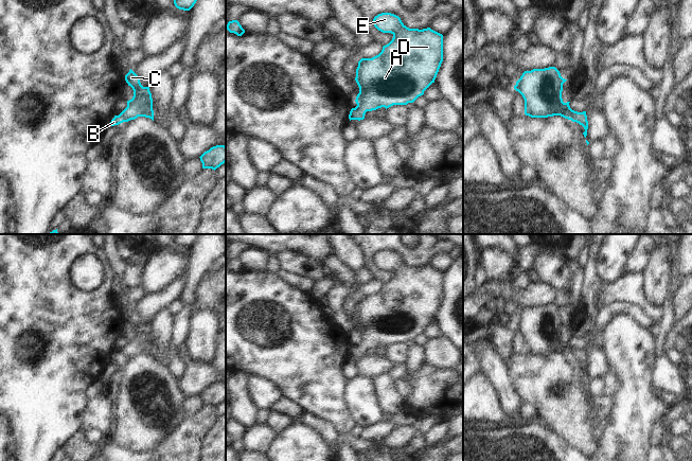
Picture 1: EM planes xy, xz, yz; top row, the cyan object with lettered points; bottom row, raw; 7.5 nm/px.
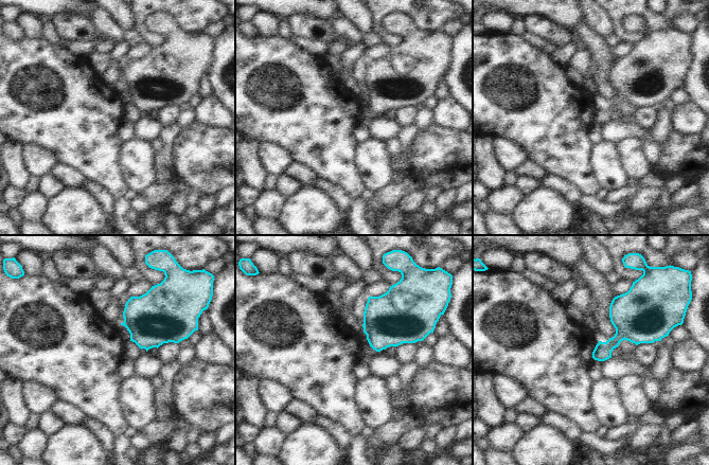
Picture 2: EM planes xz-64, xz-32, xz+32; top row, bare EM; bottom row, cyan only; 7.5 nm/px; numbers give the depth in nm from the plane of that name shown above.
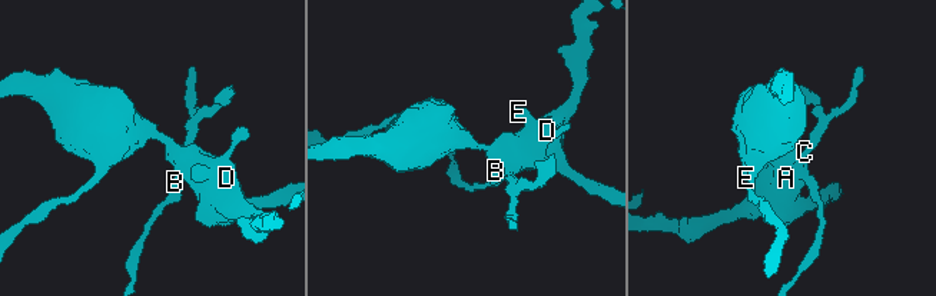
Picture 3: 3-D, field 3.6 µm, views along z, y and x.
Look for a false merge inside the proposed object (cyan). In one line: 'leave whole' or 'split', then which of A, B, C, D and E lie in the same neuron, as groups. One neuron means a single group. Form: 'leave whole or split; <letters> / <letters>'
leave whole; A B C D E

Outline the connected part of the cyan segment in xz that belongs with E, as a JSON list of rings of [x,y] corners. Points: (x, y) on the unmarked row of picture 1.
[[[382,250],[374,254],[374,264],[383,270],[391,270],[392,278],[383,284],[382,289],[372,296],[361,296],[356,306],[355,318],[359,324],[355,345],[349,352],[351,357],[363,357],[367,349],[393,342],[413,340],[434,320],[443,299],[443,272],[430,265],[409,266],[401,255],[391,250]]]

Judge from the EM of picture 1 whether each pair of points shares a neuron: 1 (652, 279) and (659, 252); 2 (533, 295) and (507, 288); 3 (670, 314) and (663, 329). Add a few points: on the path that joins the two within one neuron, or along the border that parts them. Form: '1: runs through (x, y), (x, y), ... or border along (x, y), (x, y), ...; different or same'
1: runs through (657, 272), (659, 259); same
2: runs through (527, 295), (513, 294); same
3: runs through (669, 317), (666, 325); same

